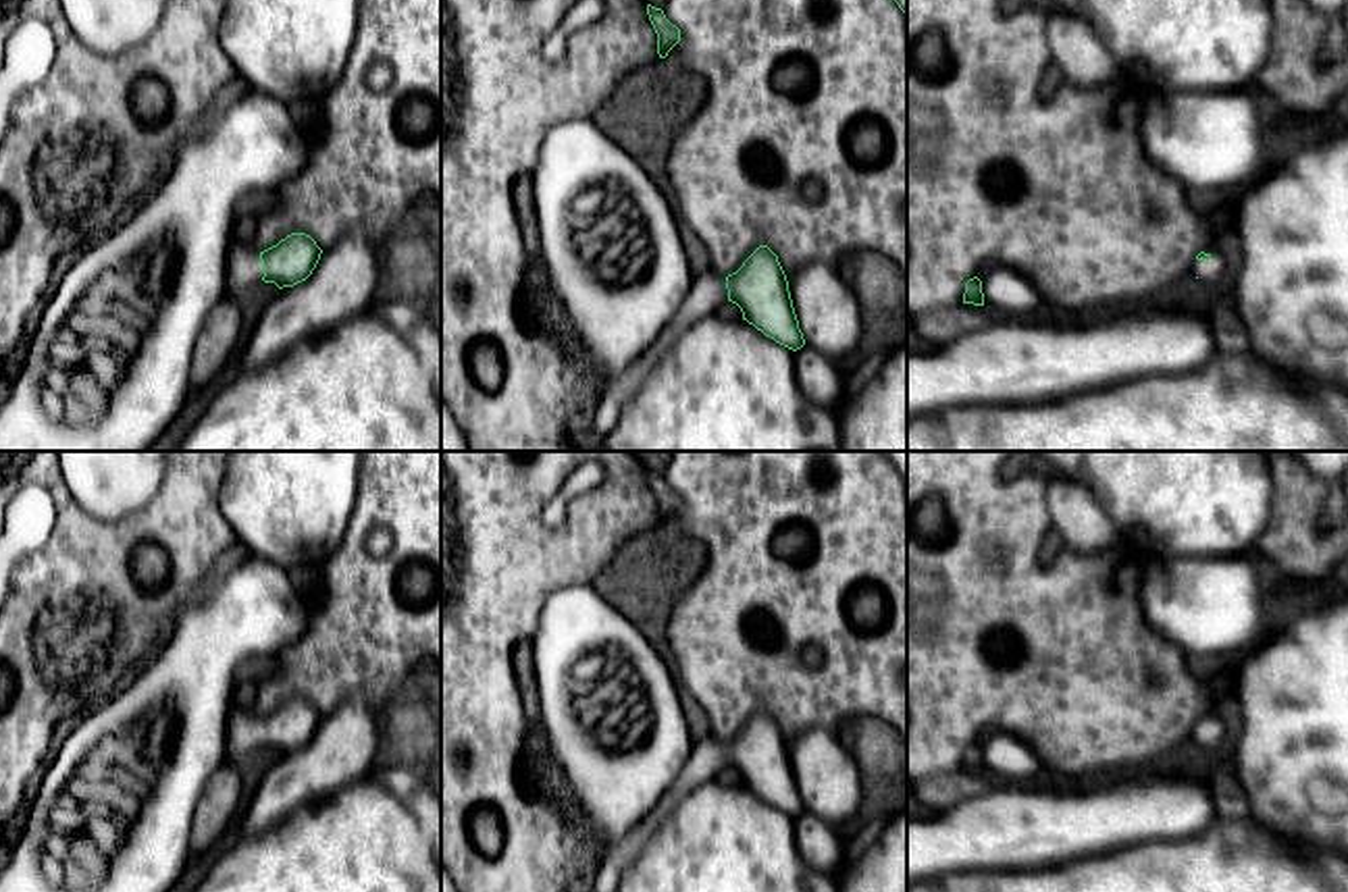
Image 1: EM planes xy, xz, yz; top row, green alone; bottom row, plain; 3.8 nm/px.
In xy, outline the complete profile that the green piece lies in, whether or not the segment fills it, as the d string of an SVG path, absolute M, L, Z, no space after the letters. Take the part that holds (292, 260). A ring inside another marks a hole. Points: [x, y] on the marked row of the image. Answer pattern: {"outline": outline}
{"outline": "M291 233L264 252L231 239L225 297L243 312L243 299L252 287L260 283L275 283L279 289L293 287L312 274L320 254L322 250L306 233Z"}

